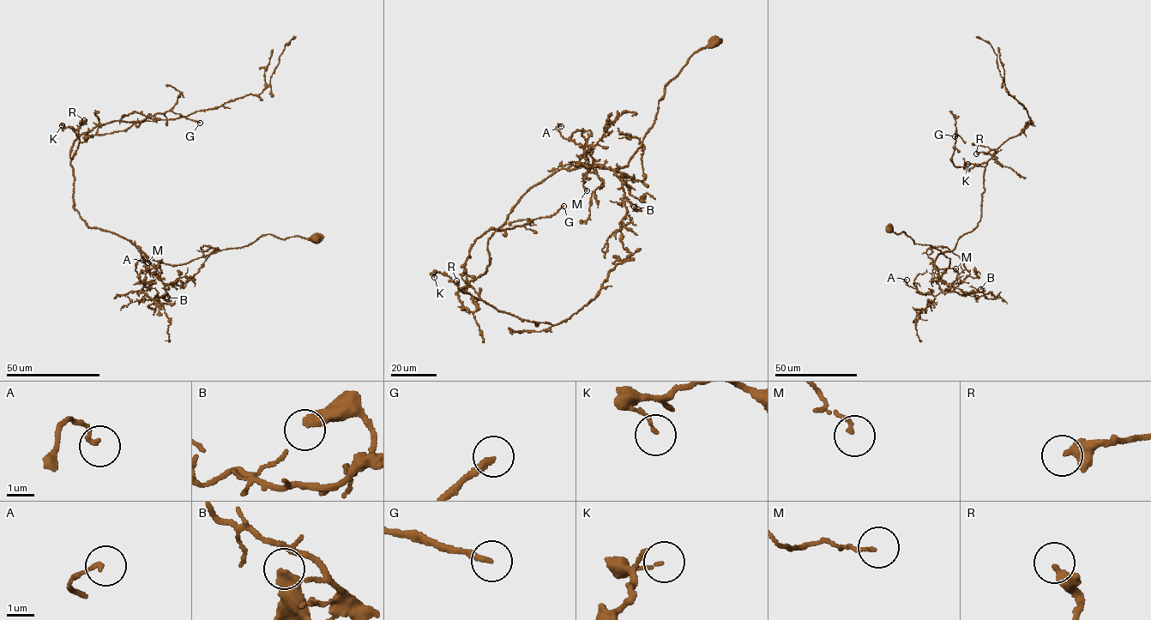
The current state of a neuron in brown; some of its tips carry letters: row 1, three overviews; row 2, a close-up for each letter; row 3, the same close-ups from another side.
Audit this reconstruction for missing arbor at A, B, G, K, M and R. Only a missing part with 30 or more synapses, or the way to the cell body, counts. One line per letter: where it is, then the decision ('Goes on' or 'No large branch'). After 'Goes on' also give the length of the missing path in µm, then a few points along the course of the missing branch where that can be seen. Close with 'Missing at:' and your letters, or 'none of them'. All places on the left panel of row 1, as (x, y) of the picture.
A: Place: (142, 260). No large branch
B: Place: (167, 297). No large branch
G: Place: (200, 123). Goes on. Missing length about 60 µm. Course of what is missing: (200, 123), (223, 125), (253, 121), (268, 128), (278, 124)
K: Place: (62, 125). No large branch
M: Place: (147, 262). No large branch
R: Place: (84, 120). No large branch
Missing at: G

